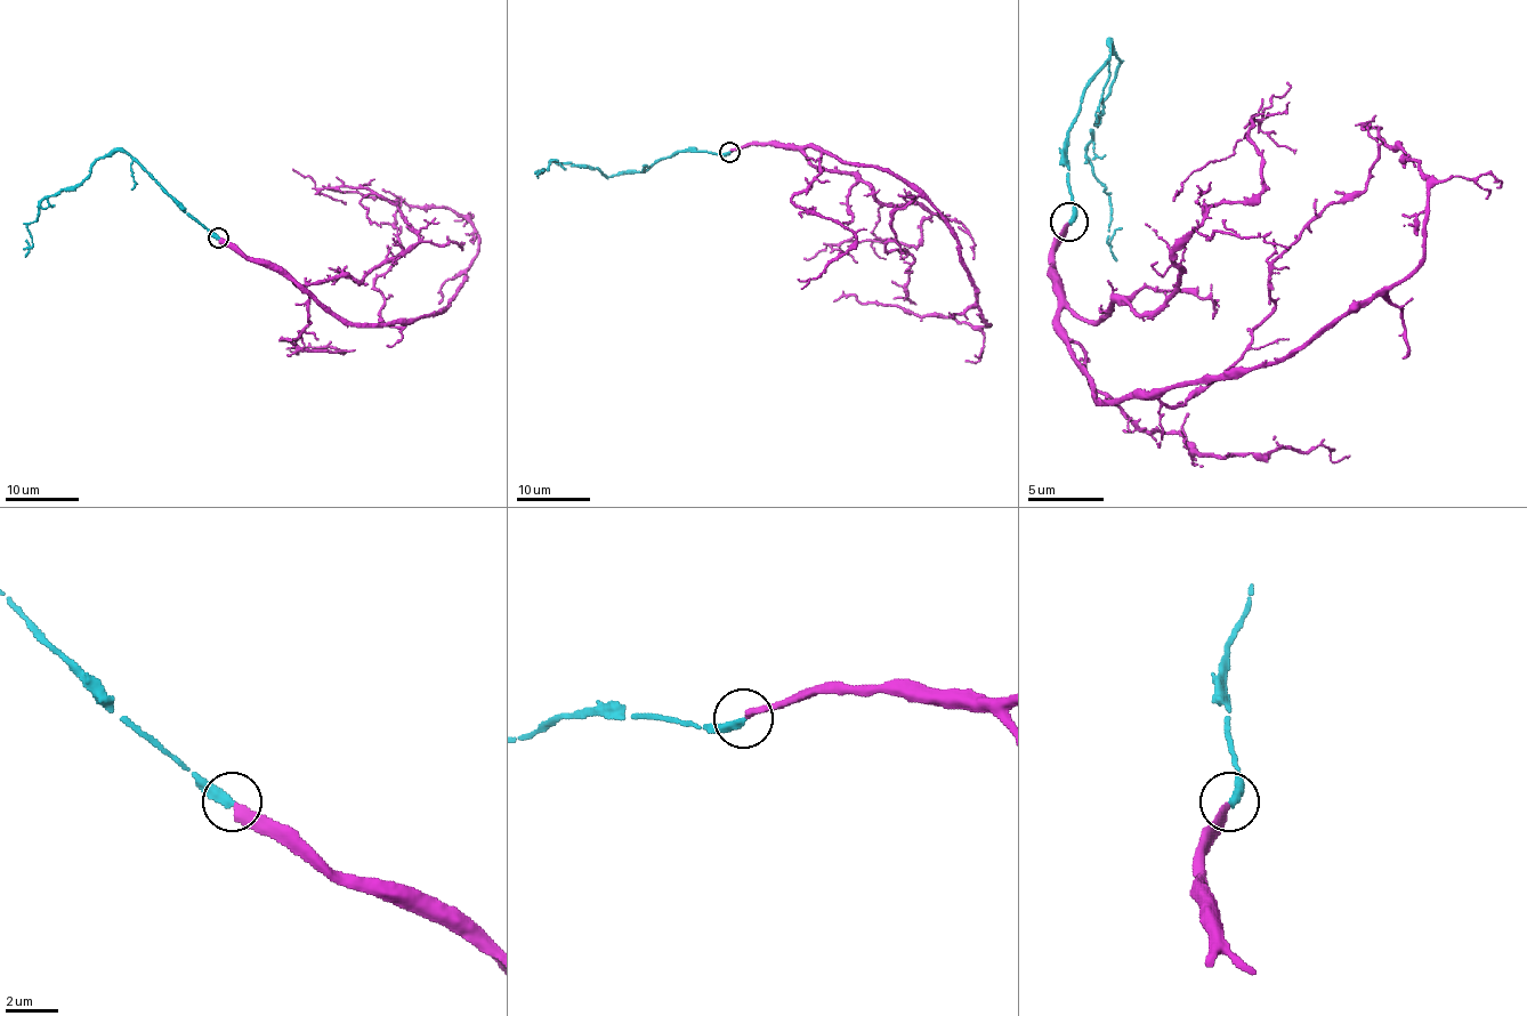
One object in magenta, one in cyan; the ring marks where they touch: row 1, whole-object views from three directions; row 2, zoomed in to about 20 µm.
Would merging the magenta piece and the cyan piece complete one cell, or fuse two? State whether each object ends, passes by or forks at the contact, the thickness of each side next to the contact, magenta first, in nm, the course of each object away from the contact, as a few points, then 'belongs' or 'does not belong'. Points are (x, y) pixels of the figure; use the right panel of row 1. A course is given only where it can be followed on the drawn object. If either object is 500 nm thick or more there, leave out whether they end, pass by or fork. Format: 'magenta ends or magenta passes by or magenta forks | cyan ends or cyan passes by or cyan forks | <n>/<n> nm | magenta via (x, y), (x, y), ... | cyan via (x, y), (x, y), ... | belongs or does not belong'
magenta ends | cyan ends | 320/360 nm | magenta via (1068, 223), (1052, 260), (1060, 332), (1098, 401), (1284, 363), (1424, 252), (1428, 180), (1364, 128), (1374, 117) | cyan via (1068, 223), (1068, 128), (1109, 45), (1121, 63), (1087, 151), (1109, 200), (1117, 260) | does not belong

